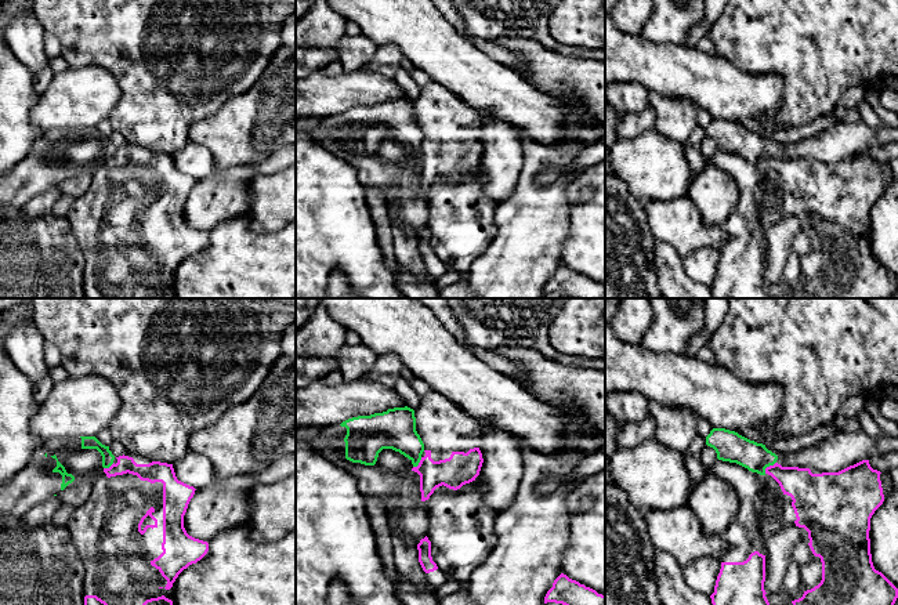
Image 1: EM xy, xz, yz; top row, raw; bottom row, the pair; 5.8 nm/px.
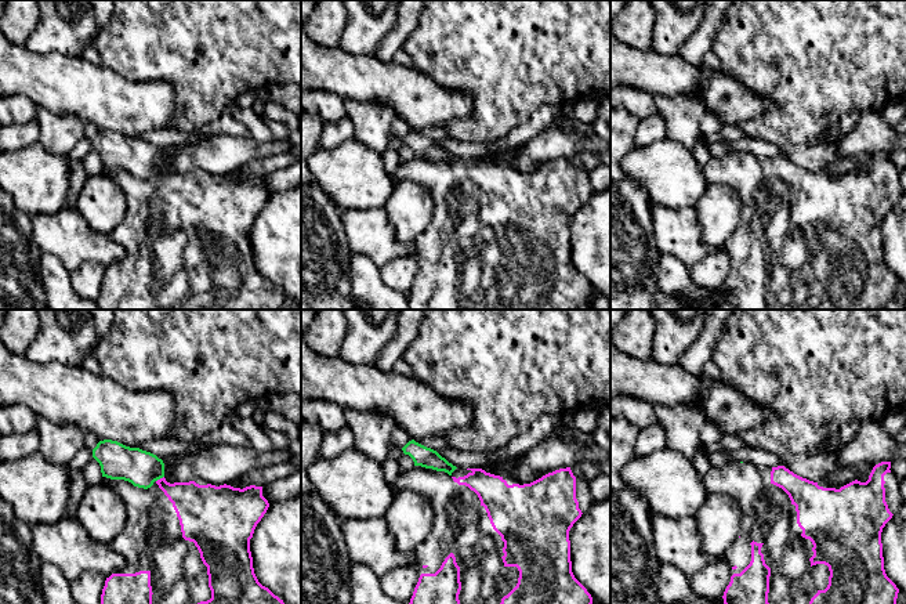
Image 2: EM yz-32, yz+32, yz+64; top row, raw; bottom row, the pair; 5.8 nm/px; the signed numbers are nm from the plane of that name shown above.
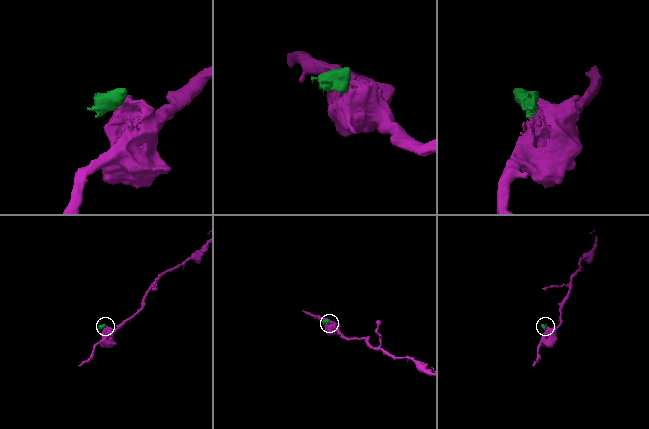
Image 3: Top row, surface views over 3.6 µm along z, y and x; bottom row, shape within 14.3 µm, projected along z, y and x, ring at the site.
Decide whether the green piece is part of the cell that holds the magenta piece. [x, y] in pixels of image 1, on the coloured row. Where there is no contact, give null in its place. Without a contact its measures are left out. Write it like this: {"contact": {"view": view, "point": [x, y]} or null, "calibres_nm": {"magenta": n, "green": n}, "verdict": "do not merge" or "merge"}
{"contact": {"view": "yz", "point": [770, 466]}, "calibres_nm": {"magenta": 200, "green": 170}, "verdict": "do not merge"}

